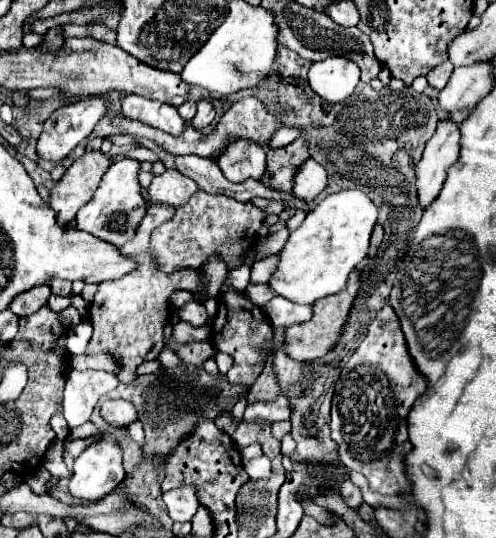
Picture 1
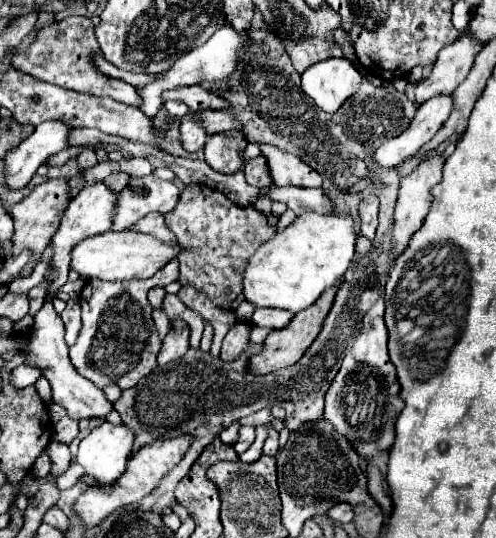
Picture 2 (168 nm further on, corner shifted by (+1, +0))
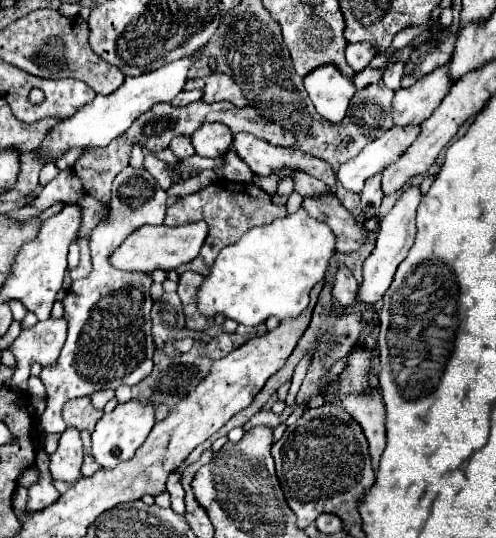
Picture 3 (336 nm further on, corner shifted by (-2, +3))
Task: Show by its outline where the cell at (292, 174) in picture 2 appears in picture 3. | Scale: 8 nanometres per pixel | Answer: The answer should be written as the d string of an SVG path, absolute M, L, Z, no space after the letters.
M234 134L234 150L238 156L258 174L258 176L272 176L282 168L294 168L306 172L314 178L320 178L328 184L328 188L336 190L336 176L328 162L308 156L298 148L284 148L272 146L252 134Z

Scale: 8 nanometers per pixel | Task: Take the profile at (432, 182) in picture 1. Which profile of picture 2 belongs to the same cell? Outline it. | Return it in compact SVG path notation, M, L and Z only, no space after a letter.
M433 157L427 161L421 161L421 165L407 177L401 179L401 187L399 187L399 197L397 197L397 205L393 211L393 231L391 231L391 257L397 257L403 253L403 249L409 245L413 233L421 227L425 215L429 213L431 207L431 187L441 181L441 169L443 169L443 159L441 157Z

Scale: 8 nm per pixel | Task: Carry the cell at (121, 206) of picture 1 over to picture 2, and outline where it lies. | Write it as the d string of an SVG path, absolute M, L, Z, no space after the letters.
M95 183L91 187L85 187L65 209L63 219L57 227L57 231L51 237L53 243L53 257L51 257L51 273L45 277L49 281L49 289L47 289L47 297L55 297L55 293L59 291L59 287L63 287L67 283L67 273L69 273L69 261L71 261L71 249L93 235L105 233L109 231L111 225L111 217L113 217L113 201L117 199L117 193L111 191L109 187L105 187L105 183Z

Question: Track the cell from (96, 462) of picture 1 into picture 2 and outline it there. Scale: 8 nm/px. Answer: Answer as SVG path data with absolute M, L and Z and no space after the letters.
M105 421L81 441L77 463L101 485L111 485L125 473L133 441L135 433L127 425Z

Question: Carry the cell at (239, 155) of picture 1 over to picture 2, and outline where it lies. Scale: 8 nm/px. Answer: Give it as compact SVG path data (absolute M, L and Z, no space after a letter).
M223 131L207 137L205 161L219 173L235 173L243 165L247 139L241 131Z

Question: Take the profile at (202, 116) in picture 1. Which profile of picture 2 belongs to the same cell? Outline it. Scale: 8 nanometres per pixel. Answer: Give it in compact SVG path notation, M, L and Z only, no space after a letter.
M185 115L185 119L181 119L181 127L179 127L179 141L187 153L197 153L199 149L203 149L205 141L207 141L207 133L205 133L205 129L201 129L201 125L197 125L193 121L193 117Z

